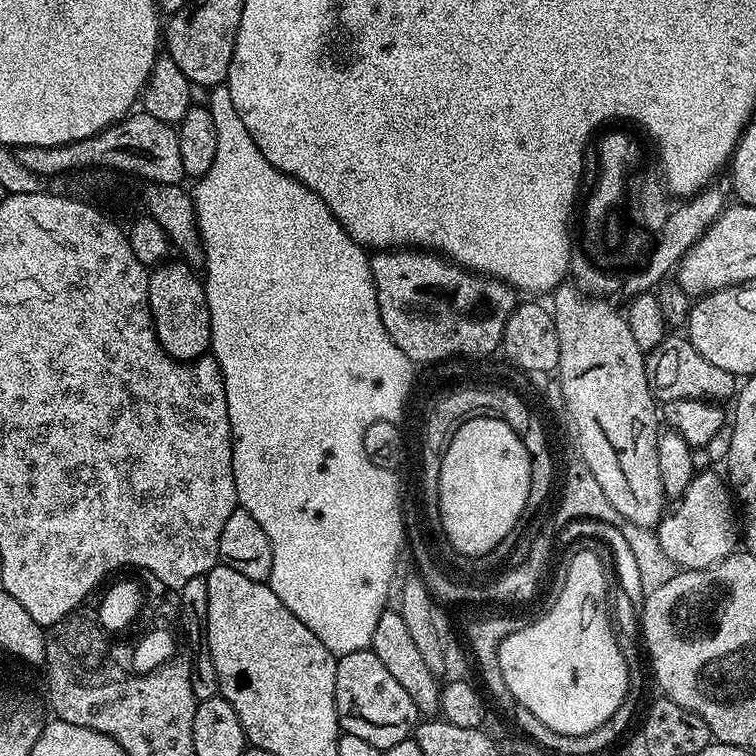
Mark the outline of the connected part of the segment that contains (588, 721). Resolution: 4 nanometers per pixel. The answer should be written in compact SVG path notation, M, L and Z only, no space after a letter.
M588 548L574 553L564 572L564 585L556 601L549 606L548 613L538 617L533 624L525 623L517 632L510 634L498 650L502 678L513 701L519 707L530 710L534 718L546 722L546 726L558 734L590 734L590 730L594 730L594 726L602 726L602 722L606 722L606 718L610 718L610 714L614 714L614 710L618 710L618 706L629 695L630 665L624 661L616 645L616 636L612 633L614 624L610 619L609 583L609 577L604 577L604 564L598 553Z

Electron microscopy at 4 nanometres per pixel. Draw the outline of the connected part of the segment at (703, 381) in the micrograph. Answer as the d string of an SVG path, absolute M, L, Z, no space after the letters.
M668 334L660 344L654 346L644 357L646 378L657 401L681 400L694 398L709 402L731 401L738 391L738 378L730 370L714 366L694 350L691 342L680 334Z

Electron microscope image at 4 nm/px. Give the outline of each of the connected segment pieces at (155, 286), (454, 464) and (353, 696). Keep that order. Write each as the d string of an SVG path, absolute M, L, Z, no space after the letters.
M177 261L155 265L149 271L147 302L156 337L164 352L174 360L191 362L205 355L211 347L209 307L203 281L192 274L193 269L187 263Z
M474 418L456 429L450 442L444 447L438 481L440 526L444 537L461 556L479 558L501 547L504 539L516 528L524 516L526 498L530 494L532 463L530 454L518 433L498 418Z
M370 650L351 652L337 659L334 698L341 733L362 738L382 750L394 746L394 742L409 739L418 723L410 694L402 690L402 685L386 670L378 654Z

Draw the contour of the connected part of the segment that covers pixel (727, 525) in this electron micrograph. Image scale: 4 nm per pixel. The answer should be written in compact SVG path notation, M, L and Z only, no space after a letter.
M712 471L696 473L675 503L676 508L672 513L665 513L656 527L660 548L684 570L709 568L731 555L738 544L738 516L733 493L725 479Z

